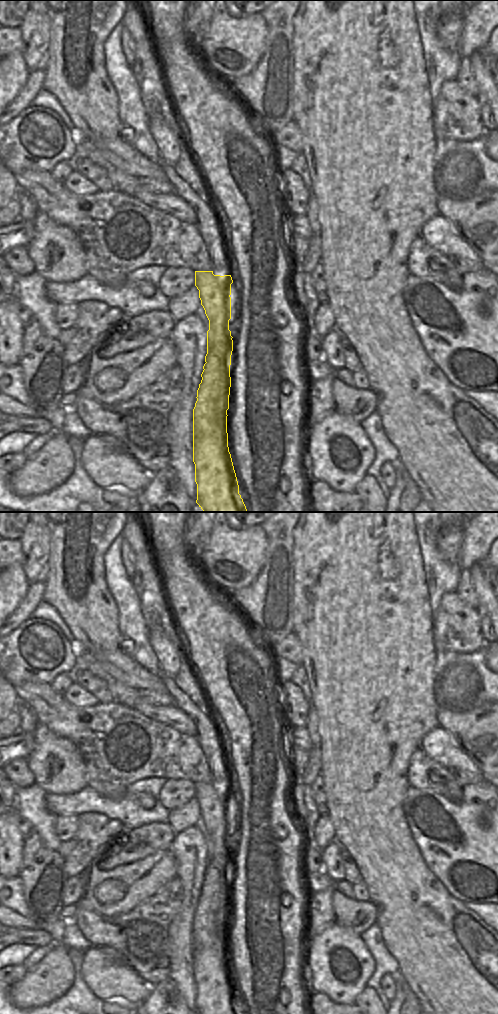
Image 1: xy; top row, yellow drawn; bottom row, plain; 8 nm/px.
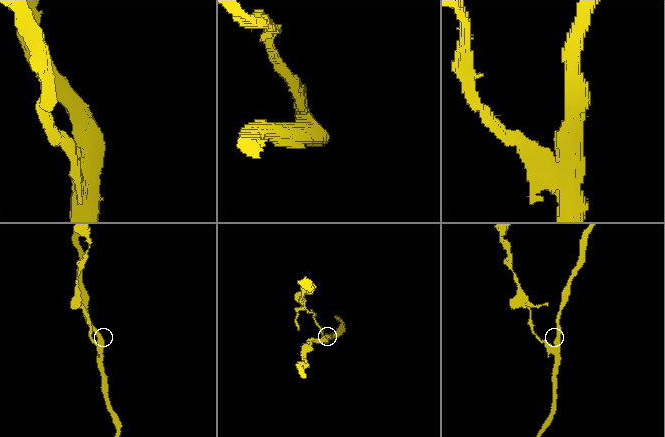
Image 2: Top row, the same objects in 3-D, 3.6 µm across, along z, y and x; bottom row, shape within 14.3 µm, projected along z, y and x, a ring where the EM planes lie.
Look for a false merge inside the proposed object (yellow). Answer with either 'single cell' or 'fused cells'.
fused cells

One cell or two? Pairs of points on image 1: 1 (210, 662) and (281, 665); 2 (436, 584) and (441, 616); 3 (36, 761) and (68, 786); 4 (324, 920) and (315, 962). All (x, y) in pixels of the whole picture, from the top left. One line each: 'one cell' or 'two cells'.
1: two cells
2: two cells
3: one cell
4: two cells

